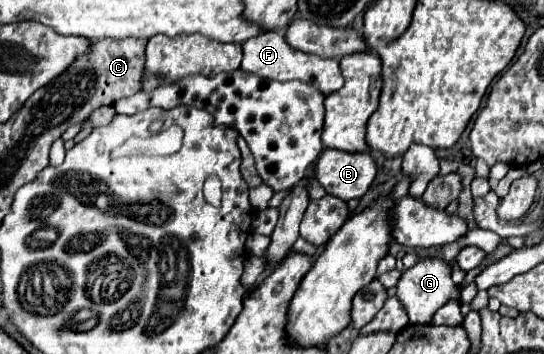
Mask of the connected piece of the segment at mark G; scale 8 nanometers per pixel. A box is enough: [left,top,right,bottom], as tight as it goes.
[396,257,458,323]

